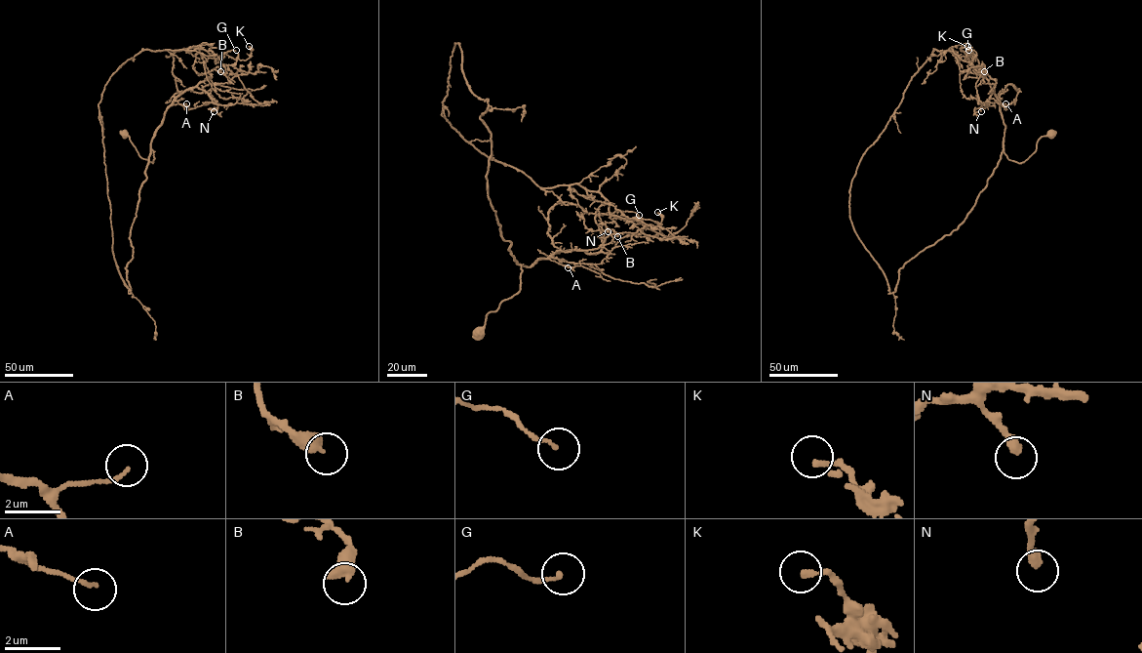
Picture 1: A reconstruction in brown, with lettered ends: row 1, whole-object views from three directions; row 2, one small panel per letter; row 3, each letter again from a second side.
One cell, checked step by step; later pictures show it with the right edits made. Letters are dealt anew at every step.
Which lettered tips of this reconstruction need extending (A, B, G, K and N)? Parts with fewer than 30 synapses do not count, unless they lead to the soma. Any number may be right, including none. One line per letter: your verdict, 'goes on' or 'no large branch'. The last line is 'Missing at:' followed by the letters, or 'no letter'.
A: no large branch
B: no large branch
G: no large branch
K: no large branch
N: no large branch
Missing at: no letter

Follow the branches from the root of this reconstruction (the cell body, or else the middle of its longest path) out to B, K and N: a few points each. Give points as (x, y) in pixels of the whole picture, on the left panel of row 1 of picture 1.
B: (125, 133), (138, 154), (153, 162), (152, 138), (166, 108), (210, 79), (212, 70), (220, 71)
K: (125, 133), (153, 162), (153, 134), (179, 93), (173, 54), (206, 43), (187, 50), (234, 64), (249, 46)
N: (125, 133), (138, 154), (153, 162), (152, 138), (177, 97), (198, 87), (216, 102), (214, 111)

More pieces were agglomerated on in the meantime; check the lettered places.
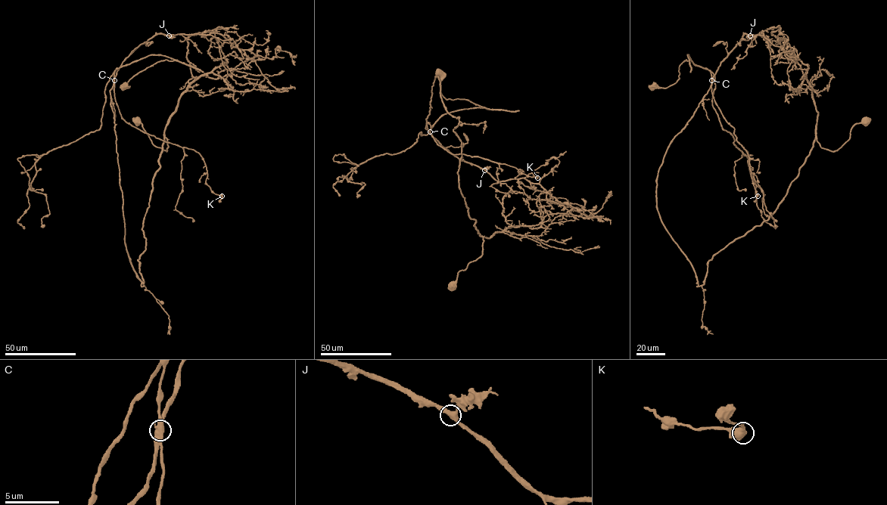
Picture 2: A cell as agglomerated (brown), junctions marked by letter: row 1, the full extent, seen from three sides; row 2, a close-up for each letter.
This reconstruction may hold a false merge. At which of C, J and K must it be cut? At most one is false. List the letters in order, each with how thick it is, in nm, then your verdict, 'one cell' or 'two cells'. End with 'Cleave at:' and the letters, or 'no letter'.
C: 500 nm | two cells
J: 440 nm | one cell
K: 550 nm | one cell
Cleave at: C

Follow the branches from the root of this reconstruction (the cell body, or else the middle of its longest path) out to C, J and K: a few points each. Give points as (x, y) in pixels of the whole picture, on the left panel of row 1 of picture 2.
C: (137, 120), (166, 151), (167, 121), (194, 79), (187, 38), (226, 28), (155, 34), (122, 63), (113, 80)
J: (137, 120), (151, 142), (166, 151), (167, 121), (194, 79), (187, 38), (226, 28), (169, 35)
K: (137, 120), (166, 151), (187, 38), (226, 28), (155, 34), (113, 88), (222, 196)

